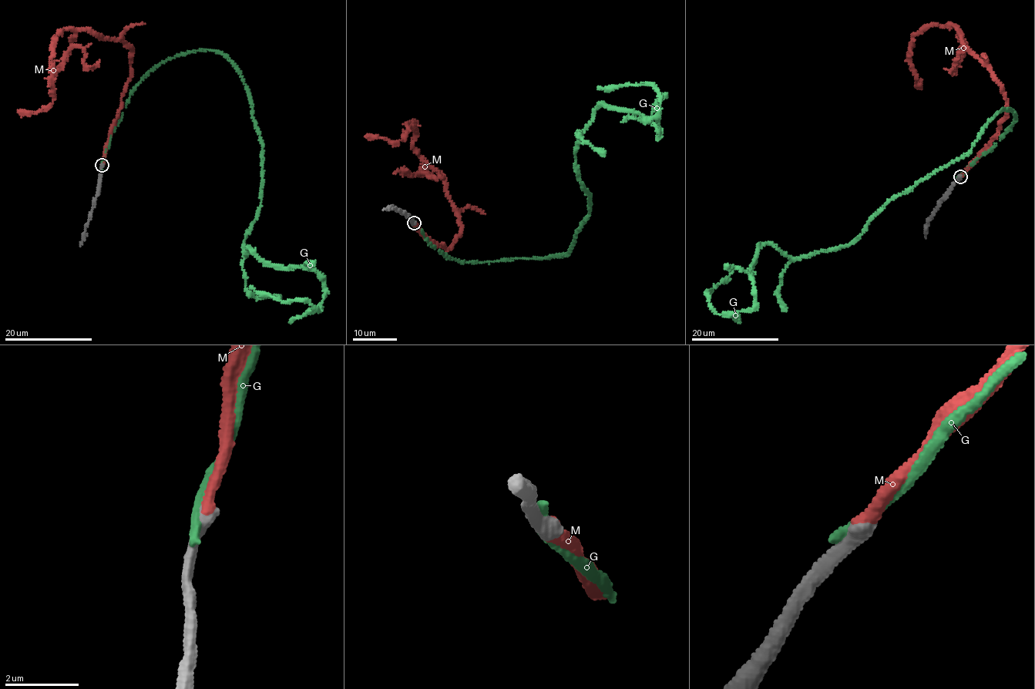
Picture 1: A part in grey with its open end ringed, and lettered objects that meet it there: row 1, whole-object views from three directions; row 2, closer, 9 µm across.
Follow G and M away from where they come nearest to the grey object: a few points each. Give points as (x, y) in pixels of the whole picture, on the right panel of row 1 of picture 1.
G: (957, 179), (1013, 112), (851, 243), (767, 243), (752, 306), (717, 313), (707, 293), (734, 270)
M: (960, 176), (1006, 114), (1003, 88), (948, 23), (927, 25), (912, 37), (910, 68), (915, 85), (919, 81)

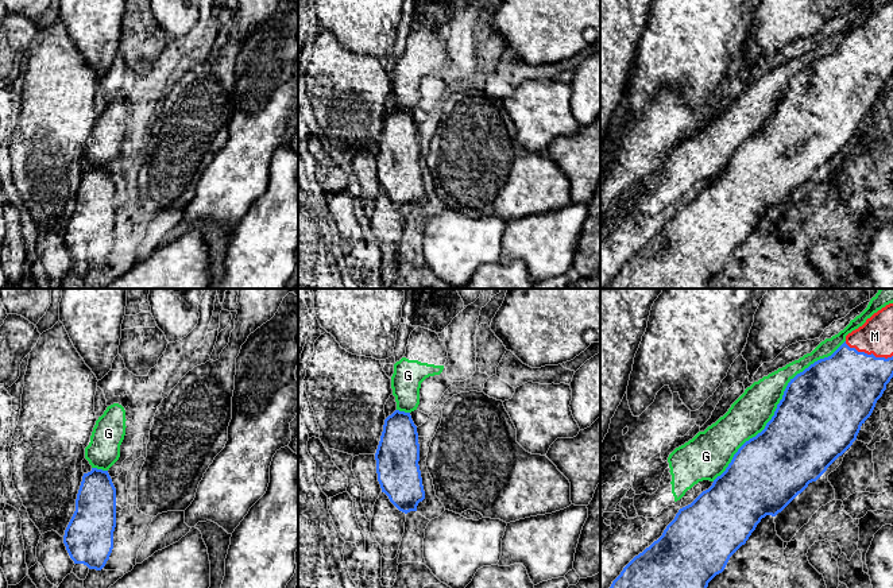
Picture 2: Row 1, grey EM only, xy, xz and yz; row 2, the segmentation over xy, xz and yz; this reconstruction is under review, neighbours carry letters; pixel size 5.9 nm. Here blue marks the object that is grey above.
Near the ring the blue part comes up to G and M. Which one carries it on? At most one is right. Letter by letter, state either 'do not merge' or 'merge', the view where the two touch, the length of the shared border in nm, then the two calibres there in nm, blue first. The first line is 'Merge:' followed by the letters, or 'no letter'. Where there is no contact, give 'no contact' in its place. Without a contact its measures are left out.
Merge: M
G: do not merge; meets blue in yz; contact 1150 nm long; 500 nm thick on the blue side, 240 nm on the other
M: merge; meets blue in yz; contact 300 nm long; 420 nm thick on the blue side, 200 nm on the other

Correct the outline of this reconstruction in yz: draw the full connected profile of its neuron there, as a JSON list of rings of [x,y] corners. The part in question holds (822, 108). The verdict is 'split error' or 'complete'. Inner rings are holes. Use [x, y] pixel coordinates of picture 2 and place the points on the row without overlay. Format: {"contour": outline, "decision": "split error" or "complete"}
{"contour": [[[889,1],[848,31],[831,54],[790,77],[765,127],[738,147],[708,187],[679,208],[662,233],[623,266],[608,289],[705,289],[762,216],[781,210],[853,143],[892,76]]], "decision": "split error"}

